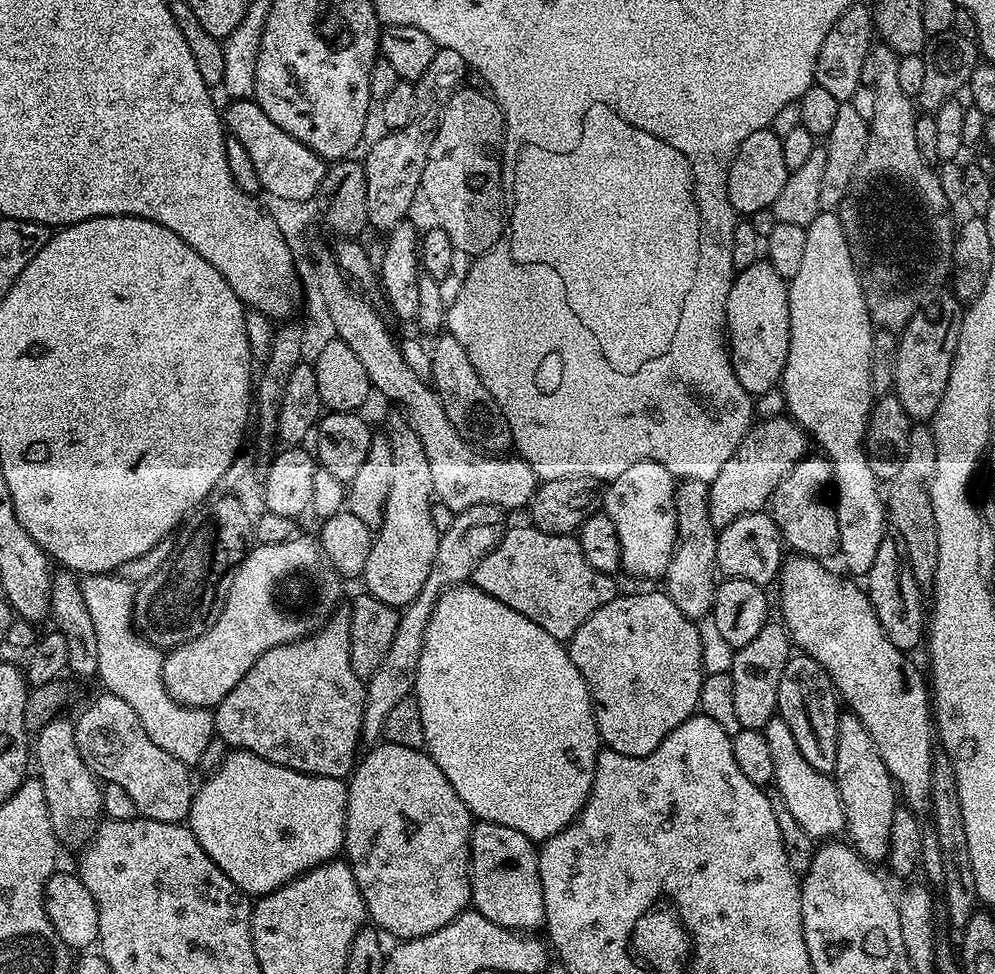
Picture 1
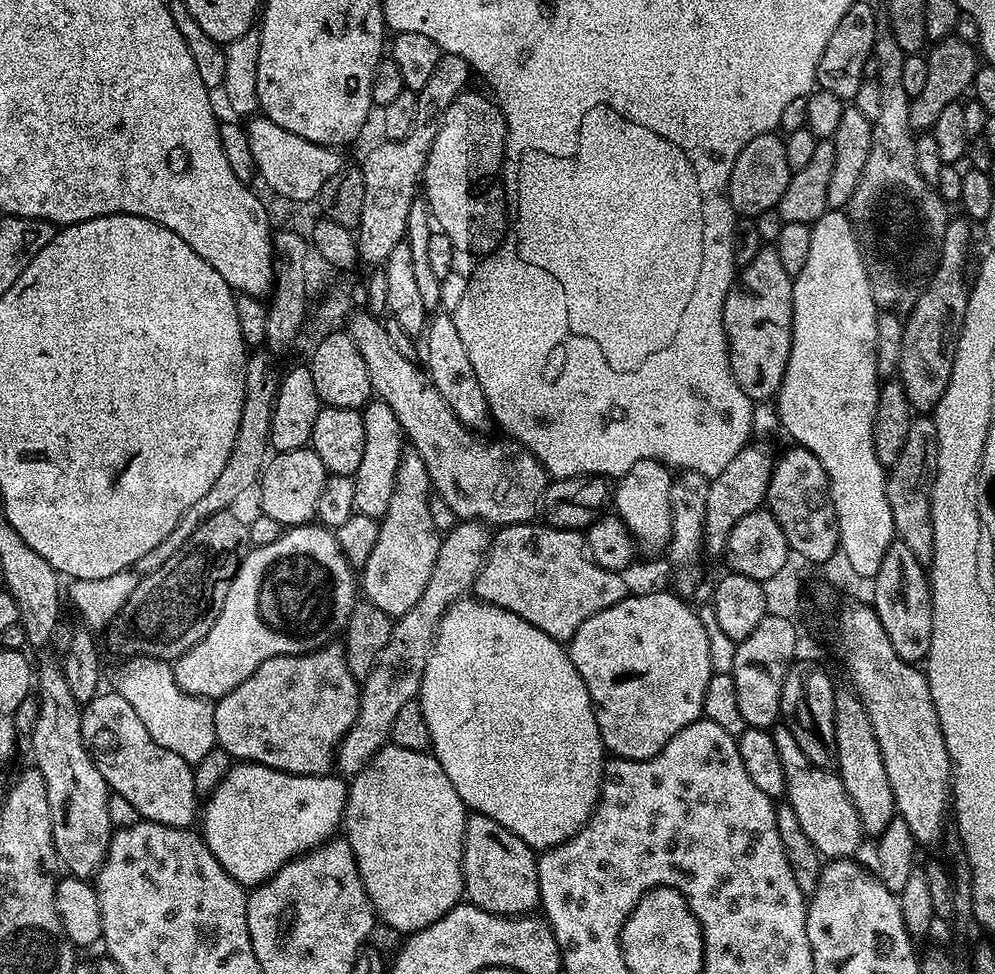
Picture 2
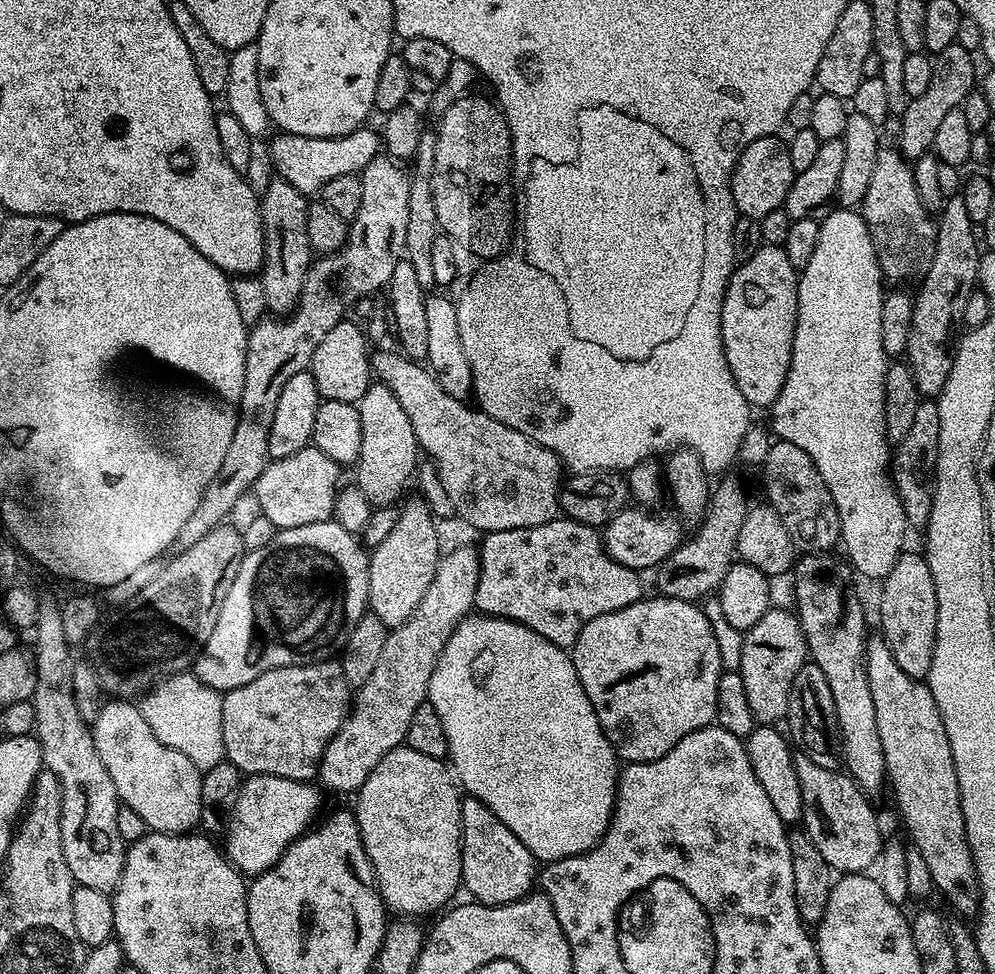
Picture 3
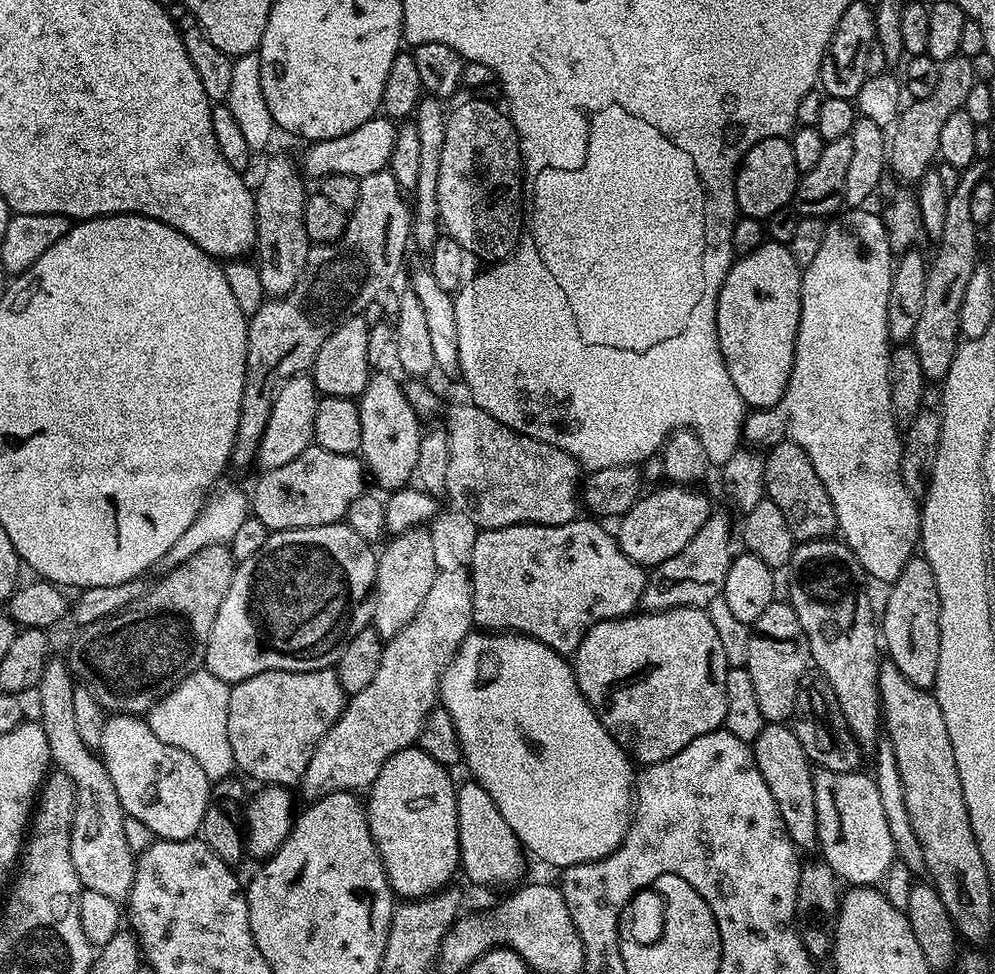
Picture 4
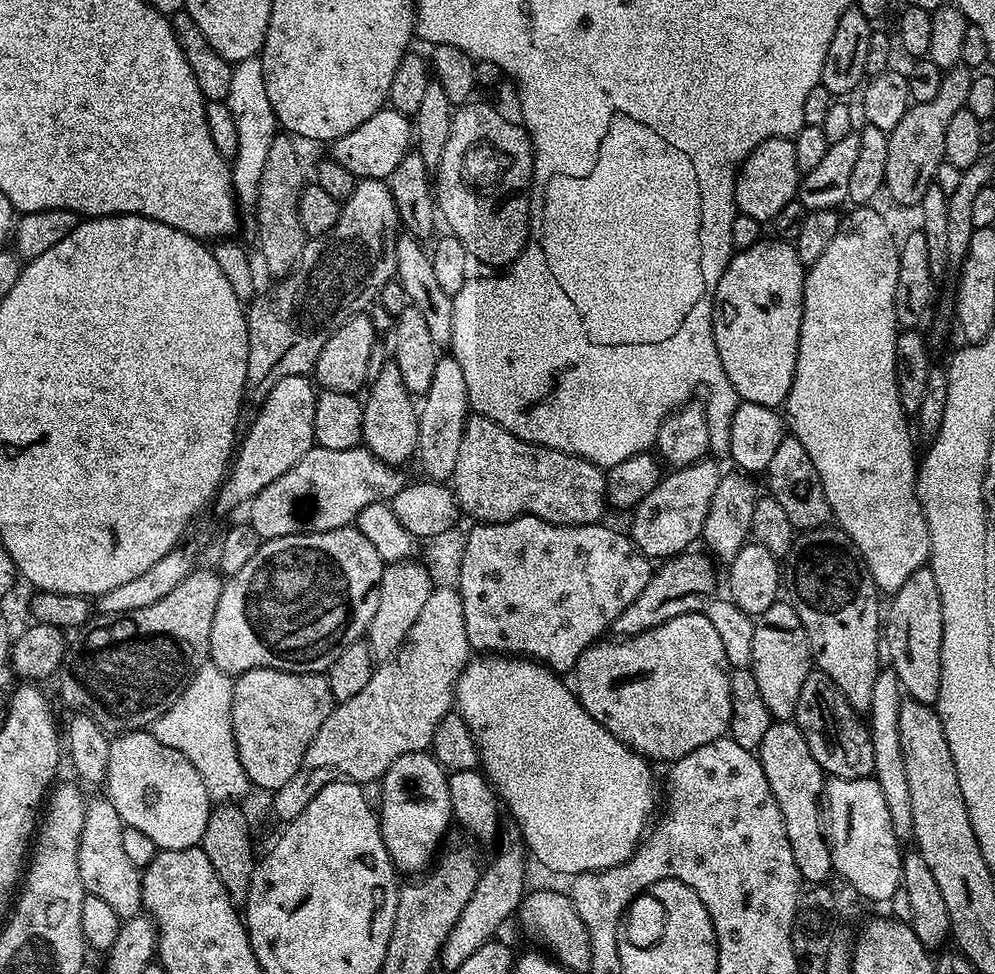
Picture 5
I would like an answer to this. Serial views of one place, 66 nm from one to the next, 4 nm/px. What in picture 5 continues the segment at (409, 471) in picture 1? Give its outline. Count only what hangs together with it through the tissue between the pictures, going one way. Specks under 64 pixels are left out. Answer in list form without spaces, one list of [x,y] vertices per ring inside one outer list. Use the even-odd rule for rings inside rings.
[[[409,558],[391,561],[385,567],[378,585],[380,589],[378,610],[366,633],[366,643],[377,661],[383,662],[395,656],[396,651],[404,645],[405,638],[410,634],[410,626],[414,626],[422,606],[426,606],[426,598],[430,598],[434,581],[428,573],[429,565],[424,564],[419,564],[416,558]]]

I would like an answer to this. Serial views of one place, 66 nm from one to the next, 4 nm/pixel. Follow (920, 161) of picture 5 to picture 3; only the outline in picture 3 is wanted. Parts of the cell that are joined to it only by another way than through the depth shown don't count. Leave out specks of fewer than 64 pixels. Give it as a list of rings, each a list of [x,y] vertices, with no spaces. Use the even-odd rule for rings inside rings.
[[[958,43],[946,46],[946,50],[935,53],[932,65],[934,75],[930,78],[930,86],[926,94],[918,94],[911,97],[904,112],[899,113],[900,120],[900,141],[899,147],[902,149],[909,161],[915,162],[919,156],[932,151],[932,143],[938,135],[938,130],[945,114],[950,114],[950,110],[961,107],[964,99],[974,91],[978,84],[978,71],[973,53],[968,52]]]

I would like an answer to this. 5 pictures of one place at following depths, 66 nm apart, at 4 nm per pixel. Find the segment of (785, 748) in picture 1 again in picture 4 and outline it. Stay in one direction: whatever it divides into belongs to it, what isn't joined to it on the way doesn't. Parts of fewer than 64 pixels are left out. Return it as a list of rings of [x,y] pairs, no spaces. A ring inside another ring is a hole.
[[[817,767],[814,778],[814,810],[818,852],[845,885],[876,886],[897,859],[896,843],[886,827],[886,814],[878,799],[878,786],[864,770],[835,772]]]

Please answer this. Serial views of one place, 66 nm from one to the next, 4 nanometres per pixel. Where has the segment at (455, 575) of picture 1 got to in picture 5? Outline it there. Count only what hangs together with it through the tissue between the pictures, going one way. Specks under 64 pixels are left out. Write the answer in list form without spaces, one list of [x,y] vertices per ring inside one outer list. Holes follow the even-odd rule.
[[[433,587],[430,598],[426,598],[426,606],[410,626],[410,634],[404,645],[396,651],[390,660],[383,661],[373,671],[370,682],[354,698],[339,701],[333,707],[330,718],[322,722],[322,730],[314,734],[314,742],[310,742],[310,750],[306,750],[306,758],[302,758],[302,766],[298,766],[298,774],[286,782],[286,786],[276,789],[271,797],[272,808],[281,822],[298,818],[306,806],[326,786],[335,780],[350,780],[353,784],[368,786],[368,783],[379,781],[384,771],[391,764],[398,762],[402,754],[423,752],[431,745],[434,730],[438,730],[438,722],[447,712],[453,711],[456,698],[456,683],[470,659],[470,649],[466,638],[466,618],[462,614],[462,598],[459,587]]]

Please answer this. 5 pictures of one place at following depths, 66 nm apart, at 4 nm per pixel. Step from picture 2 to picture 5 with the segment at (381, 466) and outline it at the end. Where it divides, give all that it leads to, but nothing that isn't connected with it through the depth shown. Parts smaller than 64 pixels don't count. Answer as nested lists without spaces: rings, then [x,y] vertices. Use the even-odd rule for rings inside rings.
[[[390,358],[378,378],[369,383],[366,388],[368,397],[363,397],[364,413],[362,414],[362,444],[373,452],[383,464],[404,466],[408,459],[417,455],[419,446],[418,408],[414,403],[412,393],[406,390],[402,382],[402,373],[398,370],[395,359]]]

